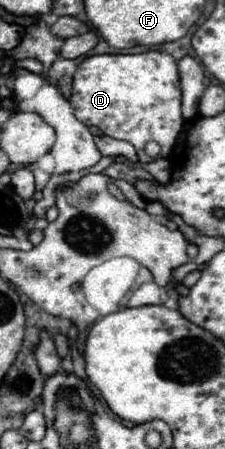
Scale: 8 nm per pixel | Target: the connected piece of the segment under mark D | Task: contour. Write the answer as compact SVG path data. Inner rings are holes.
M147 51L147 53L119 53L119 55L91 55L87 57L73 75L73 87L71 87L71 105L75 111L75 117L87 125L97 127L105 135L113 139L129 141L139 155L141 163L153 161L145 155L145 143L157 141L161 145L159 157L169 157L177 137L185 125L181 115L181 89L179 89L179 75L177 75L177 63L169 53L163 51Z

